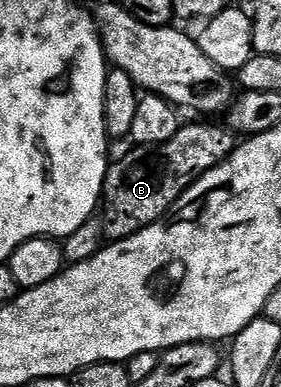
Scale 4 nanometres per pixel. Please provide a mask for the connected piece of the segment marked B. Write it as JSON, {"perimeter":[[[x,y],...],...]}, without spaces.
{"perimeter":[[[197,121],[183,125],[179,133],[171,141],[167,141],[158,147],[134,146],[130,155],[125,155],[121,160],[110,166],[105,178],[105,193],[103,199],[103,222],[105,224],[105,238],[109,241],[126,239],[143,229],[147,229],[152,223],[160,223],[166,218],[165,215],[178,206],[181,194],[183,194],[196,179],[203,177],[205,171],[215,169],[228,155],[237,148],[238,136],[230,131],[228,126],[216,127],[213,121]]]}

